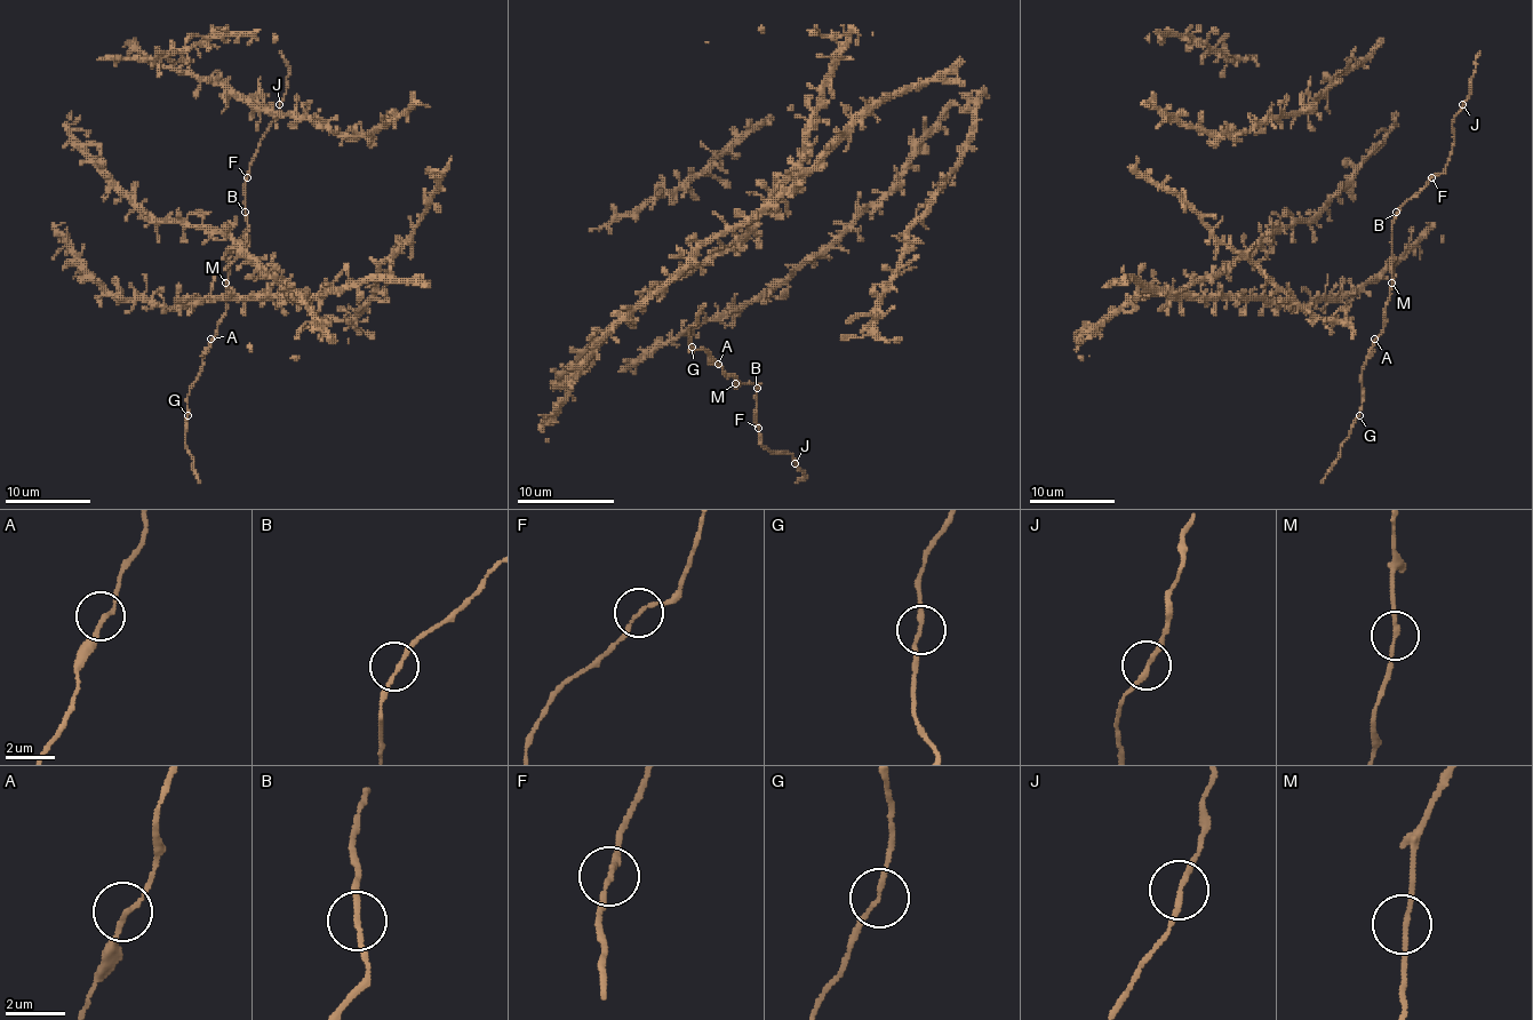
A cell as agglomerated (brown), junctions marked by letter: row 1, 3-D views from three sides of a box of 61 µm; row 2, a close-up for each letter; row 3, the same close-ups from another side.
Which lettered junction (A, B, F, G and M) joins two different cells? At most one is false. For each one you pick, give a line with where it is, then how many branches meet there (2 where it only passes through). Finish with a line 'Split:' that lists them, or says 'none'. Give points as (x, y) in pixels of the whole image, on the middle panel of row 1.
Split: none

